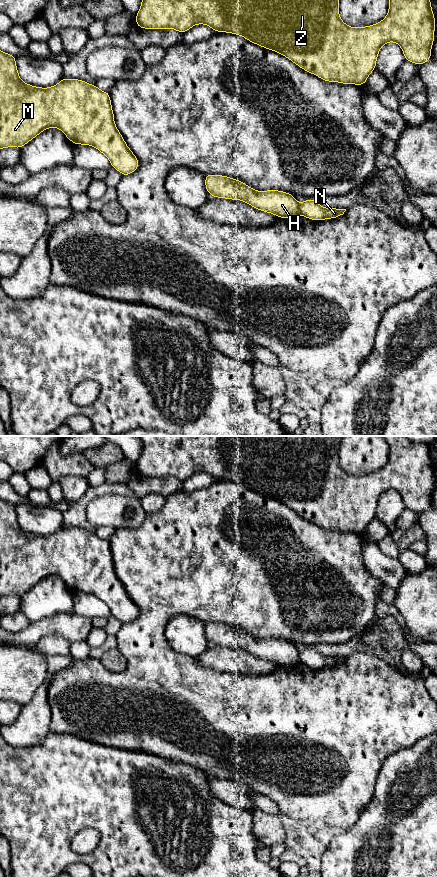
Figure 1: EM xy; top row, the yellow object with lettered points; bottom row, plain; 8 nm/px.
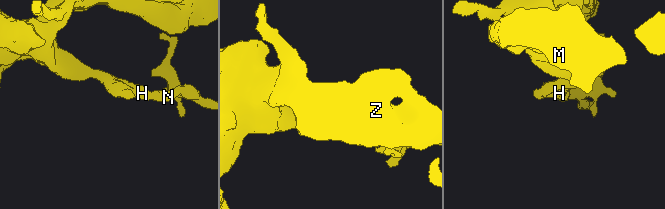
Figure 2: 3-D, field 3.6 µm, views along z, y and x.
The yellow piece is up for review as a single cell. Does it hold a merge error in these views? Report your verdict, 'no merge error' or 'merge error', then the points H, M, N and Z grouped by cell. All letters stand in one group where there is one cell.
merge error; groups H M Z / N

